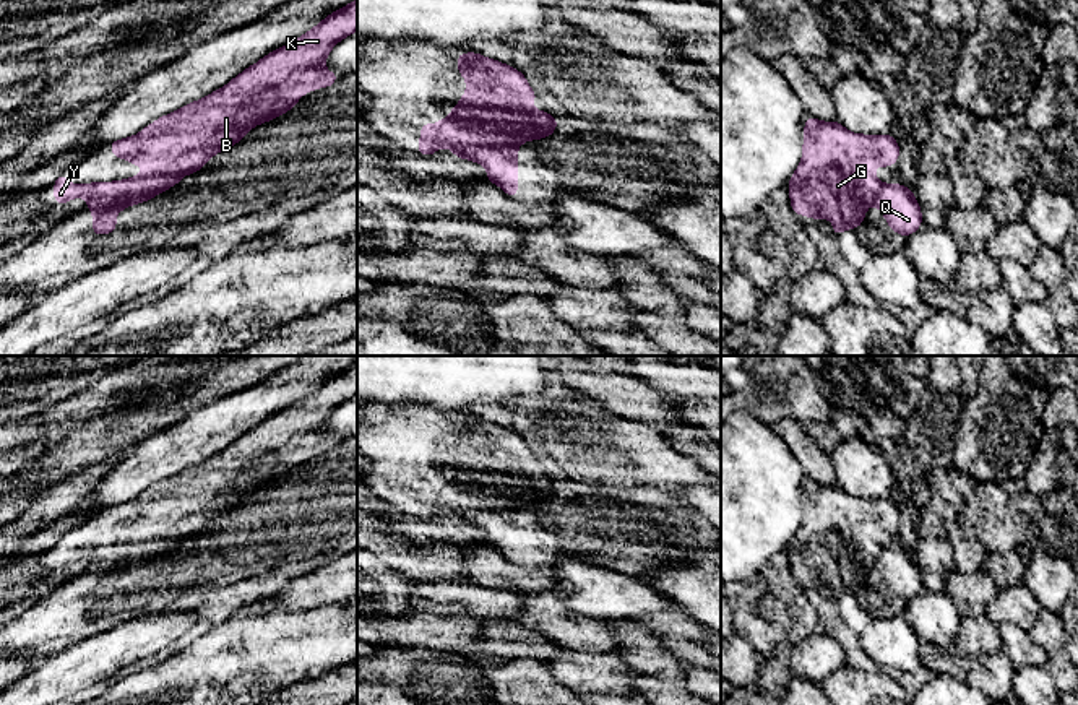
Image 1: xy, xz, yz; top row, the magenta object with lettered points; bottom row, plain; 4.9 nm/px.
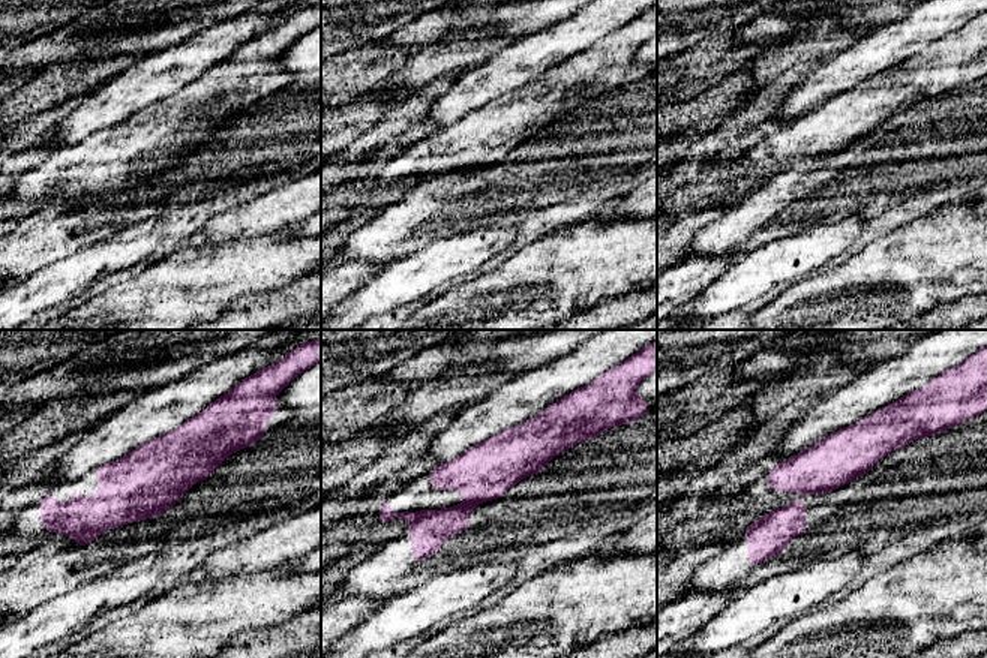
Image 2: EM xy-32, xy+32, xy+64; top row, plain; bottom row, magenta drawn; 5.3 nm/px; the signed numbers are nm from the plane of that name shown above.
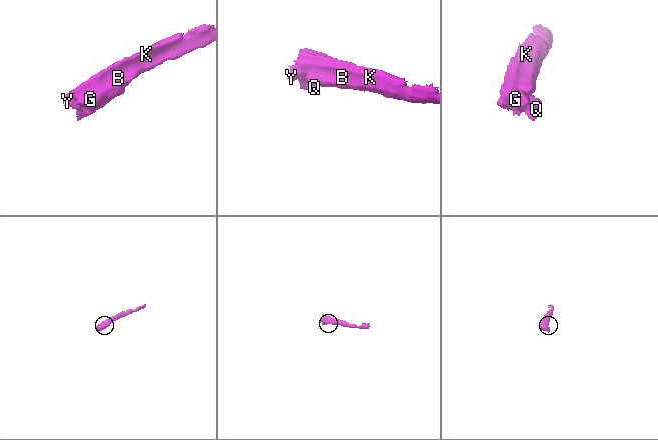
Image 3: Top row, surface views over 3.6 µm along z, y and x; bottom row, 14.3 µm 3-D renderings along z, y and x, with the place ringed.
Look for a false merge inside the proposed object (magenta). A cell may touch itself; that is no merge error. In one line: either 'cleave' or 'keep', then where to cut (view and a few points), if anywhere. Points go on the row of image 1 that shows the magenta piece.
cleave | xy (153, 195), (99, 197), (86, 208)

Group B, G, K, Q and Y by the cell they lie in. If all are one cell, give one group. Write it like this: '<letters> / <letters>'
B G K Y / Q

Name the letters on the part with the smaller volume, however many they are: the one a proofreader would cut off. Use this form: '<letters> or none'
Q

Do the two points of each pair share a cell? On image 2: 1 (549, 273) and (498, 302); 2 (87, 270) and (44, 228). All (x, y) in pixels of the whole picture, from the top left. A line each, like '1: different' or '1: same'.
1: same
2: different

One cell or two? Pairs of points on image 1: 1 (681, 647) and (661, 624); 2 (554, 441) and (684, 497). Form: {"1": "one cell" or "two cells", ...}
{"1": "one cell", "2": "two cells"}

